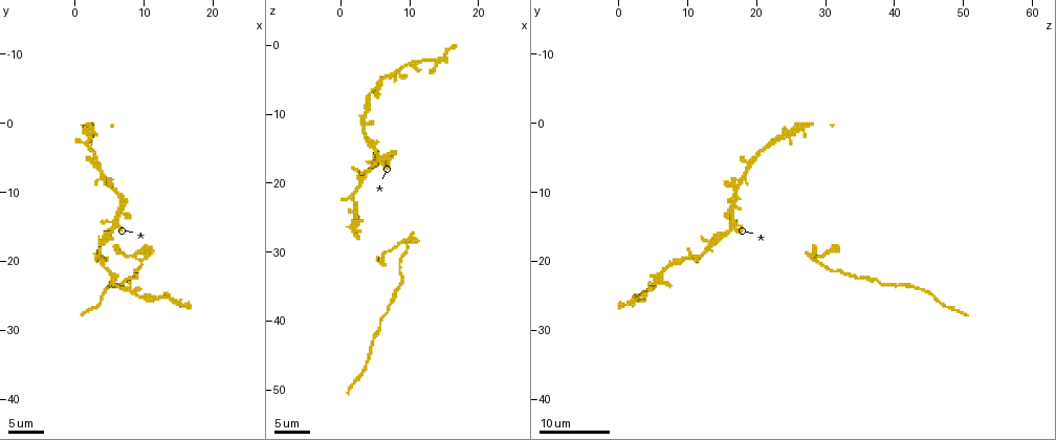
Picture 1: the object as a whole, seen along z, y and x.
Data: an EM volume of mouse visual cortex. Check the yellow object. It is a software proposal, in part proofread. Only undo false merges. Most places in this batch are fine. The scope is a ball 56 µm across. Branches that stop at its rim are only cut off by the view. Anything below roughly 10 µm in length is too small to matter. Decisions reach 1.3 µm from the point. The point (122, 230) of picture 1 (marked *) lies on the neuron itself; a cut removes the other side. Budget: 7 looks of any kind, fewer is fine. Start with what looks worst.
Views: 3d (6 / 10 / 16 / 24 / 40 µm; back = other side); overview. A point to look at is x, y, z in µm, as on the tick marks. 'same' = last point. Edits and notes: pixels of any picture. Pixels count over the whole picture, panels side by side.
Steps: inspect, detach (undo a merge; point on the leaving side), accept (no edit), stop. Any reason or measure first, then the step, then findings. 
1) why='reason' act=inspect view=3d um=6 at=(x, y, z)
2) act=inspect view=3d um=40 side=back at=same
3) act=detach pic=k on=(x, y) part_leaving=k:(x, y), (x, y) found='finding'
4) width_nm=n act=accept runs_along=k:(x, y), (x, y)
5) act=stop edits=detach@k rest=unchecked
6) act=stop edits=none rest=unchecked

why='three-way junction' act=inspect view=3d um=24 at=(9.5, 20.0, 28.5)

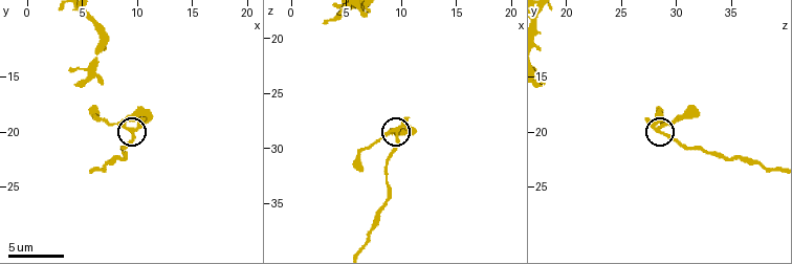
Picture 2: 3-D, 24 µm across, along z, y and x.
why='closer look' act=inspect view=3d um=6 at=(9.6, 19.8, 28.2)

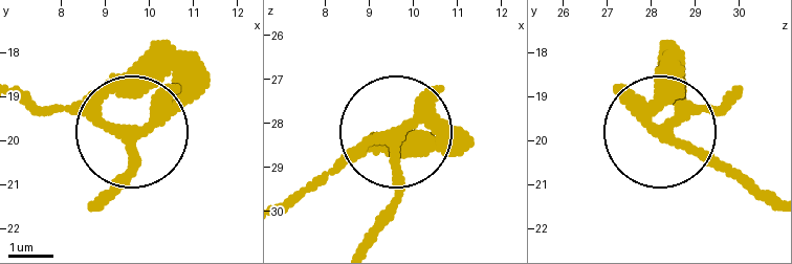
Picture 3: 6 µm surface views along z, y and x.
act=accept found='continuous, no second neuron'

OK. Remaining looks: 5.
why='sudden change in width' act=inspect view=3d um=16 at=(5.5, 23.5, 40.5)

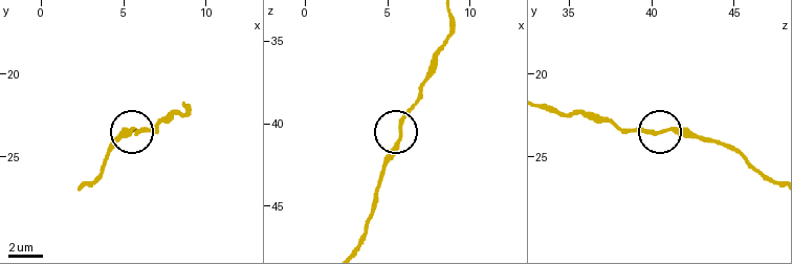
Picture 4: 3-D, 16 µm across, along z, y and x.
why='closer look' act=inspect view=3d um=10 at=(5.8, 23.4, 40.8)

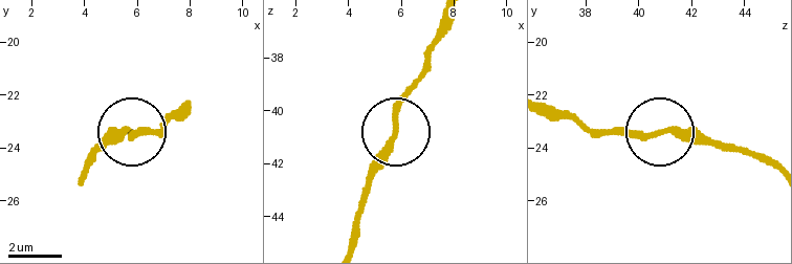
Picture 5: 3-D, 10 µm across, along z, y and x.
act=accept found='all the same neuron'

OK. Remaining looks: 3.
why='four or more arms meet' act=inspect view=3d um=24 at=(6.0, 14.5, 16.0)

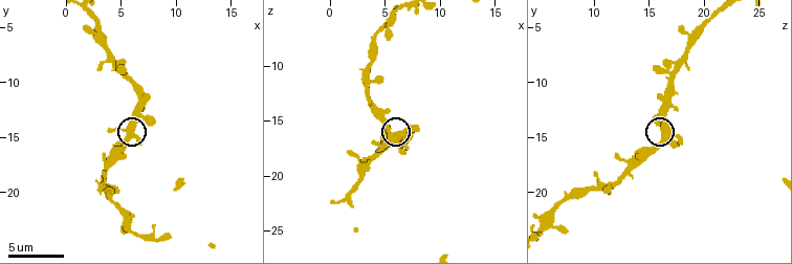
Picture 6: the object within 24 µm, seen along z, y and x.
act=inspect view=3d um=10 at=(5.6, 14.6, 16.4)

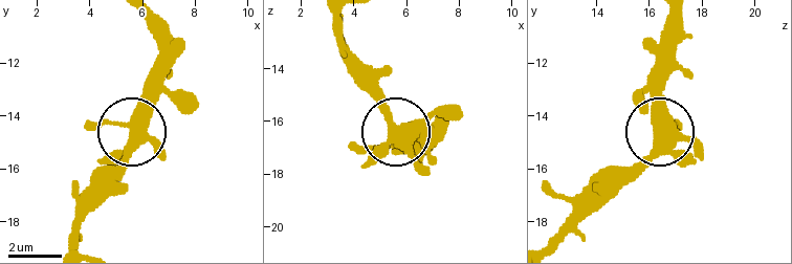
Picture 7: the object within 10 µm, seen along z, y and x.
arms=5 act=accept runs_along=7:(162, 156), (129, 125), (156, 59) found='all the same neuron'

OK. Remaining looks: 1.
act=stop edits=none rest=unchecked

